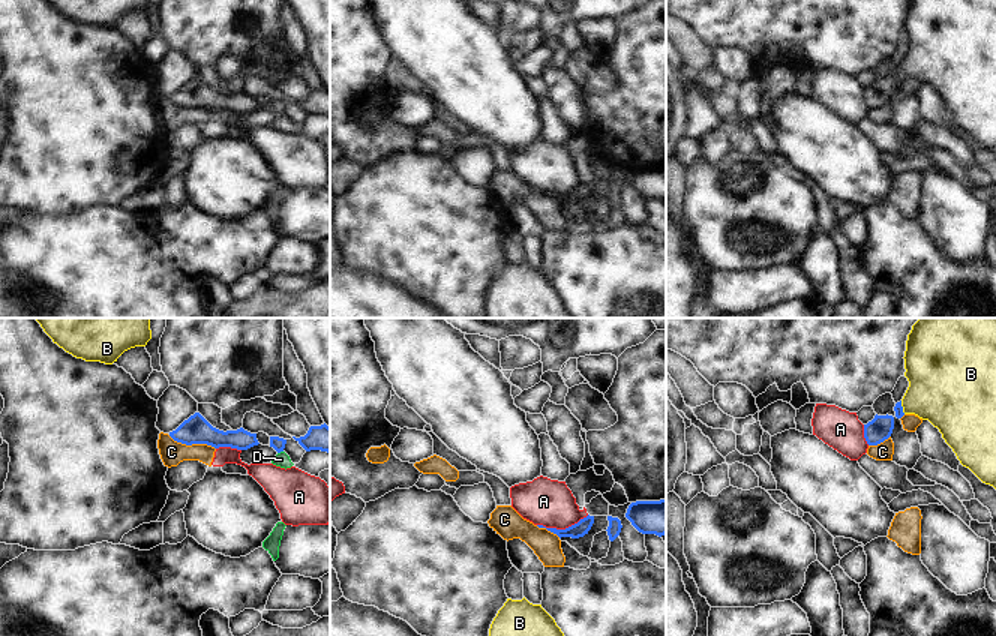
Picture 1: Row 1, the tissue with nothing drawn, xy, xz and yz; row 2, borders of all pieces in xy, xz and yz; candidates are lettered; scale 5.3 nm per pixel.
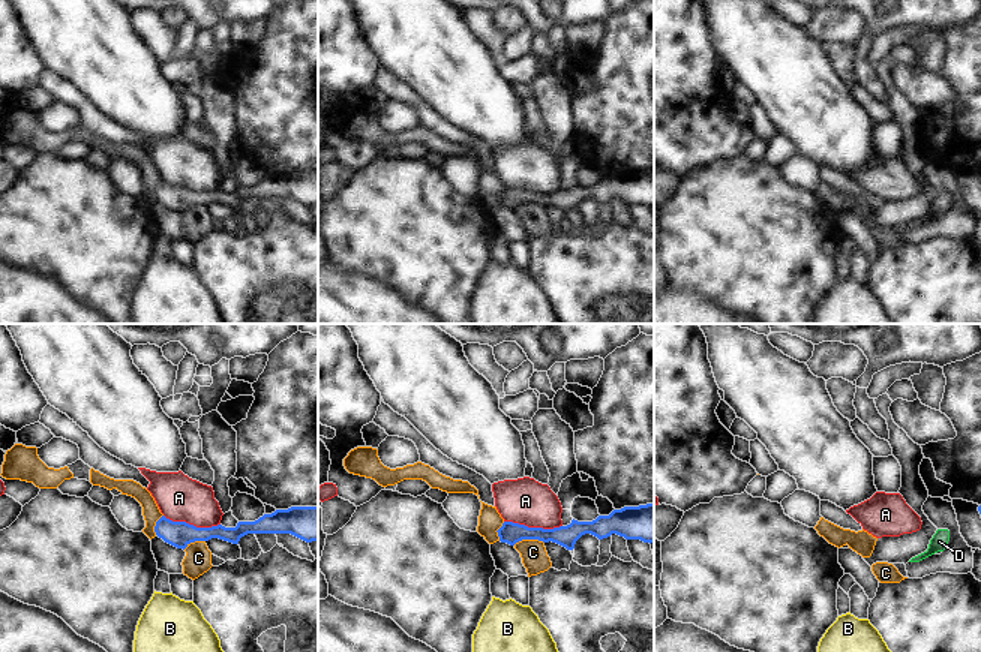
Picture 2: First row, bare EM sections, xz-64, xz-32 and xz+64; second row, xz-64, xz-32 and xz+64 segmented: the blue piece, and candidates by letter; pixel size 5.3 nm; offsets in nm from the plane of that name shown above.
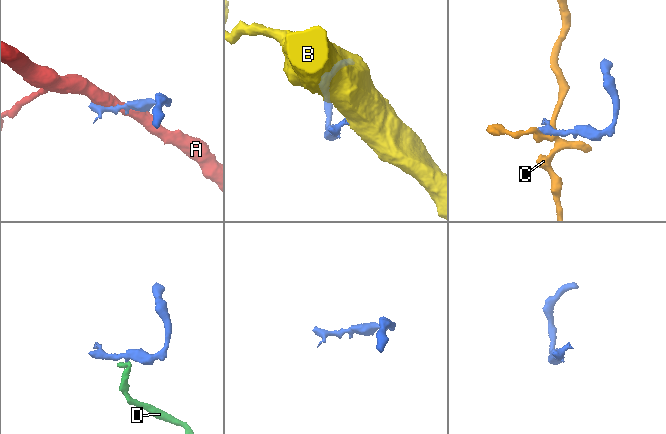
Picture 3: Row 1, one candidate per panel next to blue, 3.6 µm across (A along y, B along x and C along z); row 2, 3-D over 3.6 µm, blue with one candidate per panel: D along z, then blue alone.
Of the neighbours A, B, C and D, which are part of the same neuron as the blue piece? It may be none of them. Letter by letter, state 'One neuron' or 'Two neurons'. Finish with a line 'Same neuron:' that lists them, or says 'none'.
A: Two neurons
B: One neuron
C: Two neurons
D: Two neurons
Same neuron: B.

